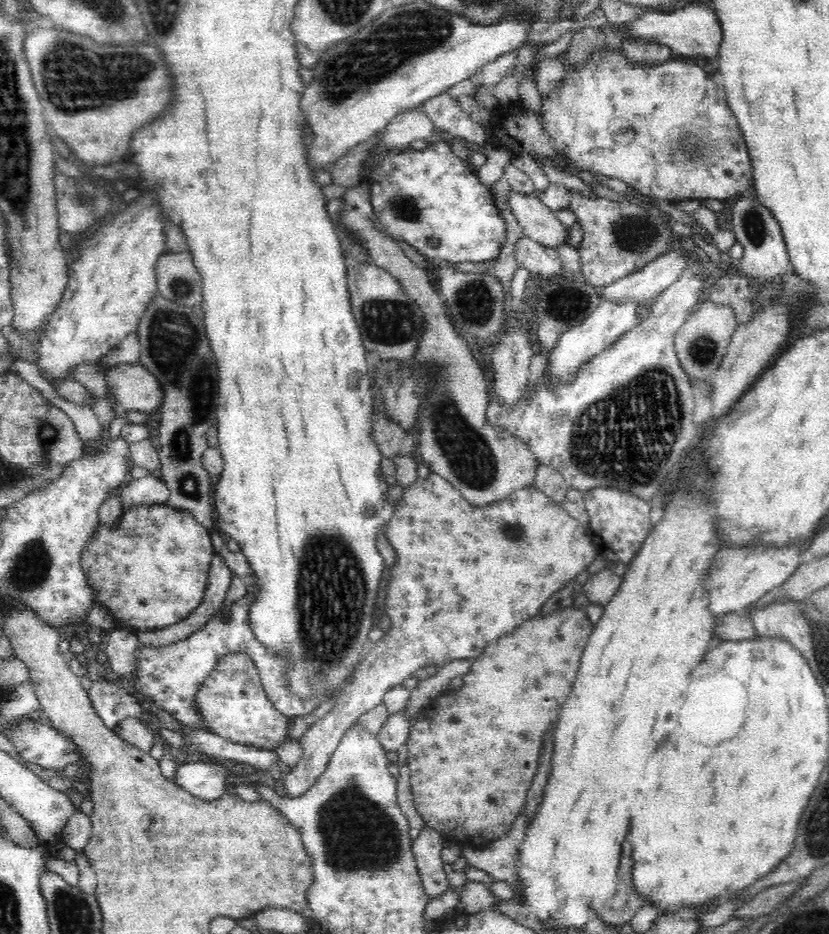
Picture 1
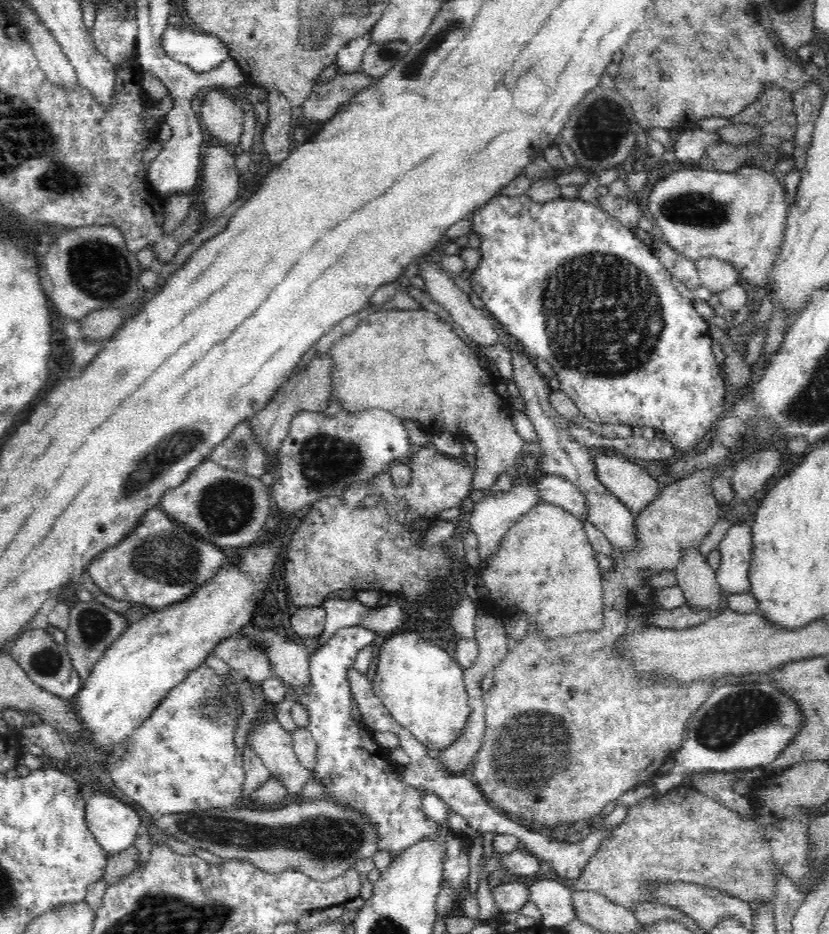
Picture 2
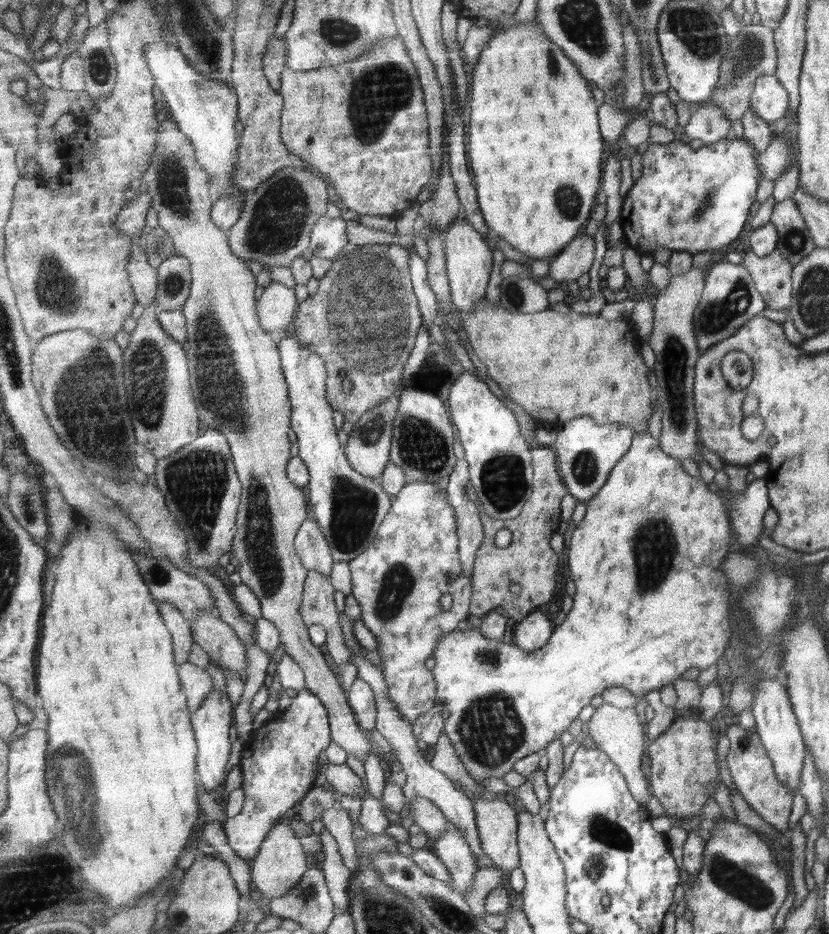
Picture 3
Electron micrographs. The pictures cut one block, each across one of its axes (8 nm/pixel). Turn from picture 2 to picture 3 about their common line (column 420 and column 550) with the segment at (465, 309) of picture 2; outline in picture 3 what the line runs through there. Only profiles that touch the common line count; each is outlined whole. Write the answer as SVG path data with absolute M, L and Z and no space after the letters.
M583 232L570 242L553 261L549 262L549 276L564 288L566 280L579 280L593 266L595 240Z

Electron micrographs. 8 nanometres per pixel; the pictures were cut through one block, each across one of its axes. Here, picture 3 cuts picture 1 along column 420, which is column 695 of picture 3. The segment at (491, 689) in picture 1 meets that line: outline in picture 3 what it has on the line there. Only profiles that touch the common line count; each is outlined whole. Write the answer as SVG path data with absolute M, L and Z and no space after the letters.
M699 711L691 716L678 716L667 732L649 743L647 753L652 772L649 776L652 794L665 807L667 818L685 819L701 815L707 796L715 792L719 772L715 762L715 740L711 738L709 726L701 720Z

